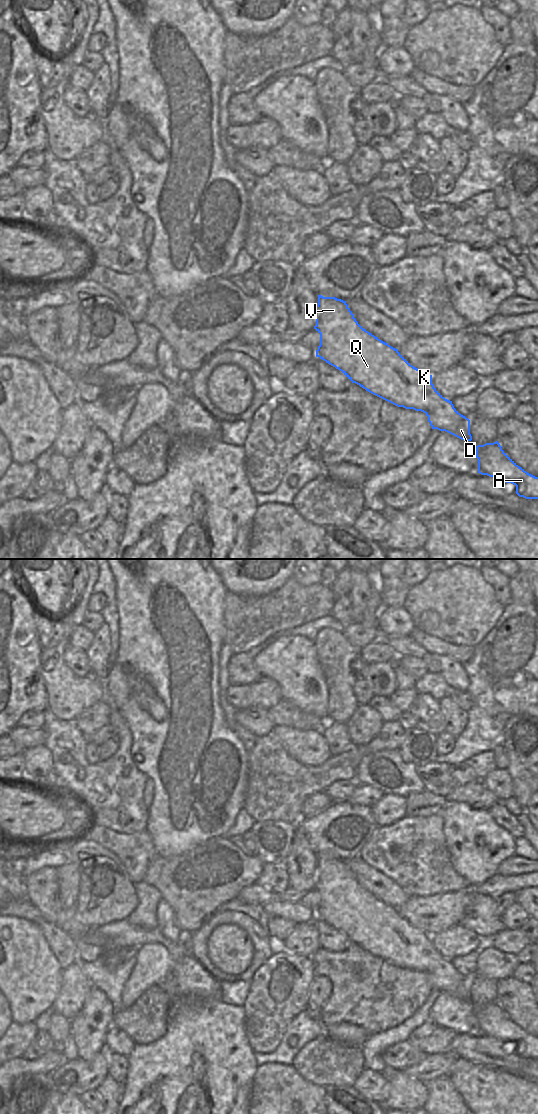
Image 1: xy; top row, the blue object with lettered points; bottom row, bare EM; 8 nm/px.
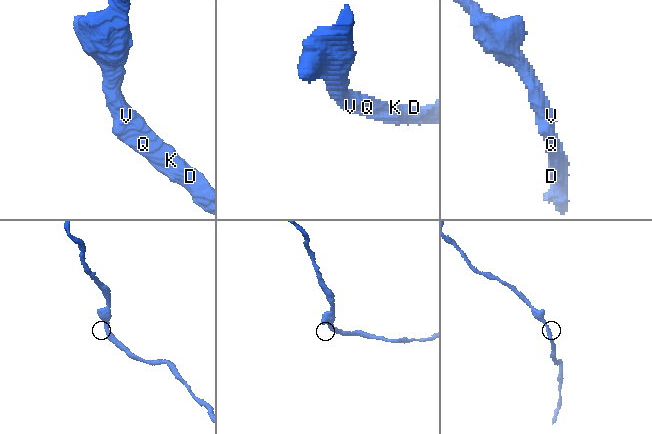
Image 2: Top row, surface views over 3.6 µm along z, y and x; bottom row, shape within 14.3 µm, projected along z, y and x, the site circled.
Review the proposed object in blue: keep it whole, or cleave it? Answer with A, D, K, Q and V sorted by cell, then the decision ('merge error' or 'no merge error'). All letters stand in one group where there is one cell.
A D K Q V | no merge error

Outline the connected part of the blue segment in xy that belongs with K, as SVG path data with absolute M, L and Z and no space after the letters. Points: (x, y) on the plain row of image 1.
M318 855L316 866L316 884L314 889L320 894L320 904L316 910L316 917L319 917L329 925L341 931L352 943L355 943L369 953L405 969L413 969L426 974L432 989L445 991L463 1001L471 1001L470 980L461 975L453 966L452 961L445 959L433 946L432 935L413 927L399 912L381 901L365 889L363 889L346 861L335 857L323 857Z

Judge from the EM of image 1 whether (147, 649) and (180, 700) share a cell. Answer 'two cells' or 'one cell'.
one cell

